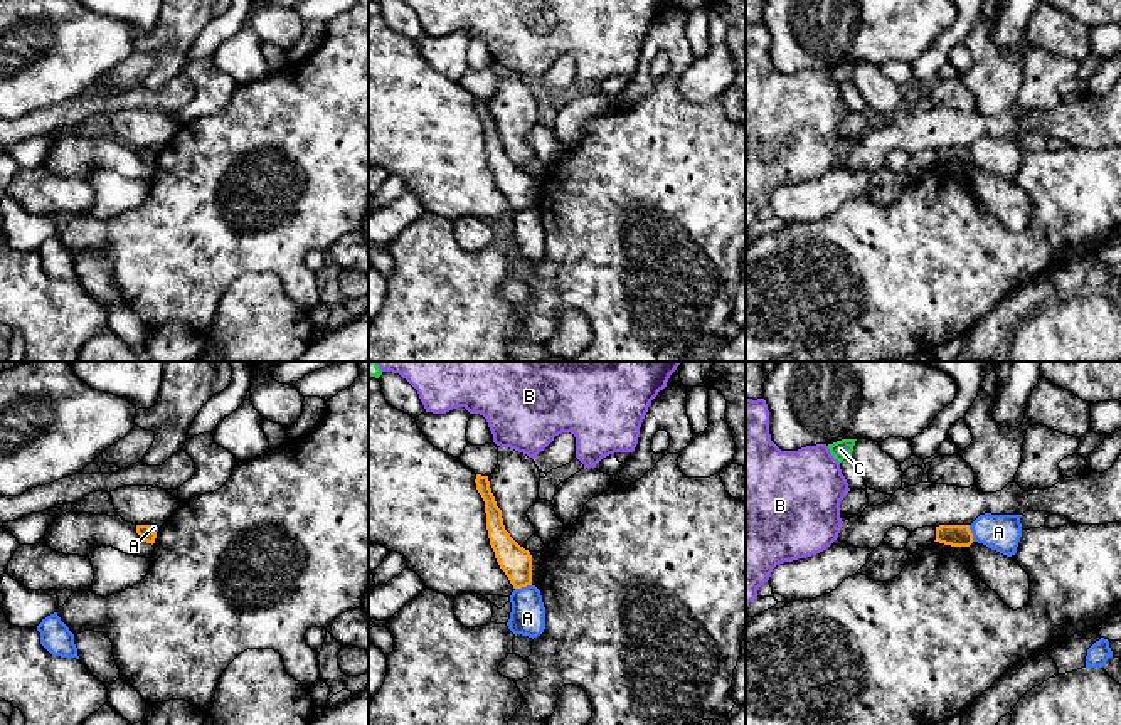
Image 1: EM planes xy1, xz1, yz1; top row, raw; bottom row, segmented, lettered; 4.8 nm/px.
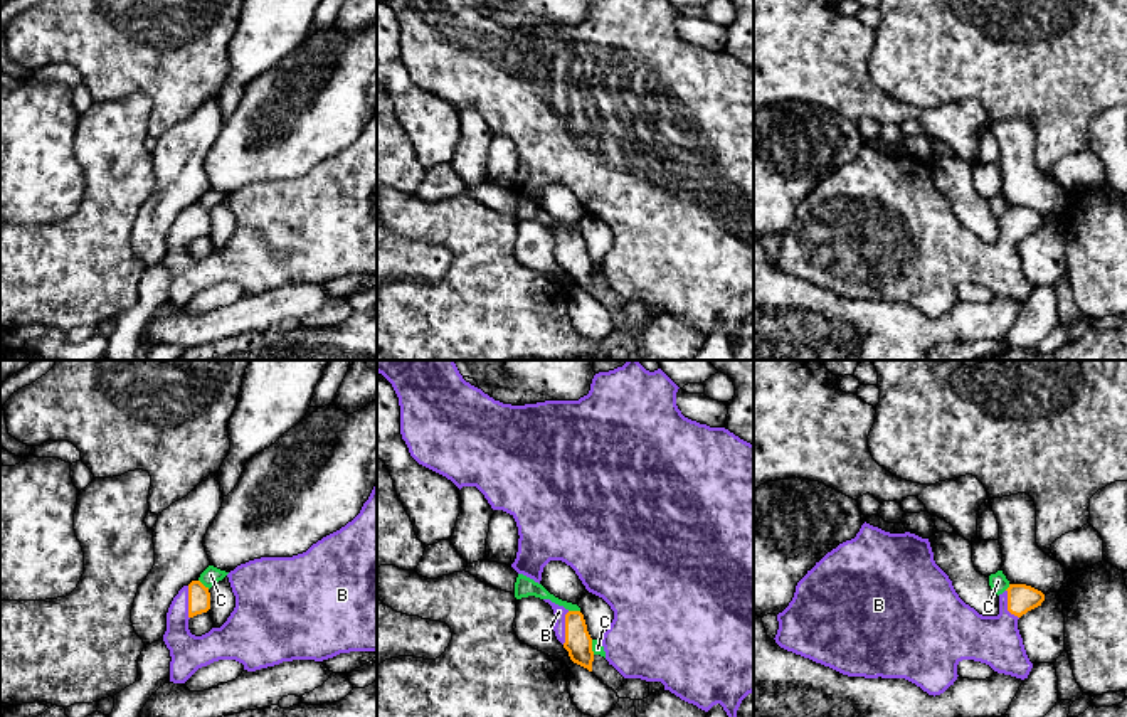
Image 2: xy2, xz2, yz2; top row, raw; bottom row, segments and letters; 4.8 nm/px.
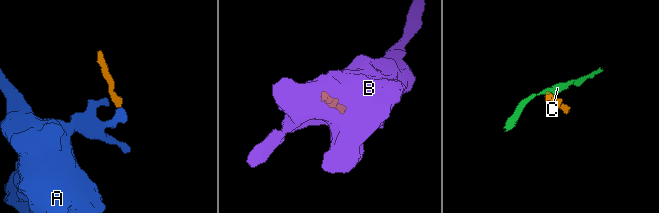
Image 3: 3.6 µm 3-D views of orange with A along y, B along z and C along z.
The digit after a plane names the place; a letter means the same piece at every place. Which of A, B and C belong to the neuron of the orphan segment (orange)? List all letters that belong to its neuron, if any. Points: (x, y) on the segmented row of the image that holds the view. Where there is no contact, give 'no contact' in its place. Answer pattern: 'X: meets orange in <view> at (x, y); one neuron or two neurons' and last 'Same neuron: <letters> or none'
A: meets orange in xz1 at (522, 586); two neurons
B: meets orange in xz2 at (566, 628); one neuron
C: meets orange in xz2 at (591, 647); two neurons
Same neuron: B

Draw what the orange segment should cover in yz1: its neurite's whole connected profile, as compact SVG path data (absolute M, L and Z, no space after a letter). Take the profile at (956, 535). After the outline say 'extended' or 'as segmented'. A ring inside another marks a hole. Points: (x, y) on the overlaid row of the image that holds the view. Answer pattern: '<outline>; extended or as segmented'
M939 525L936 527L936 540L951 547L970 547L973 543L973 533L970 525Z; as segmented

